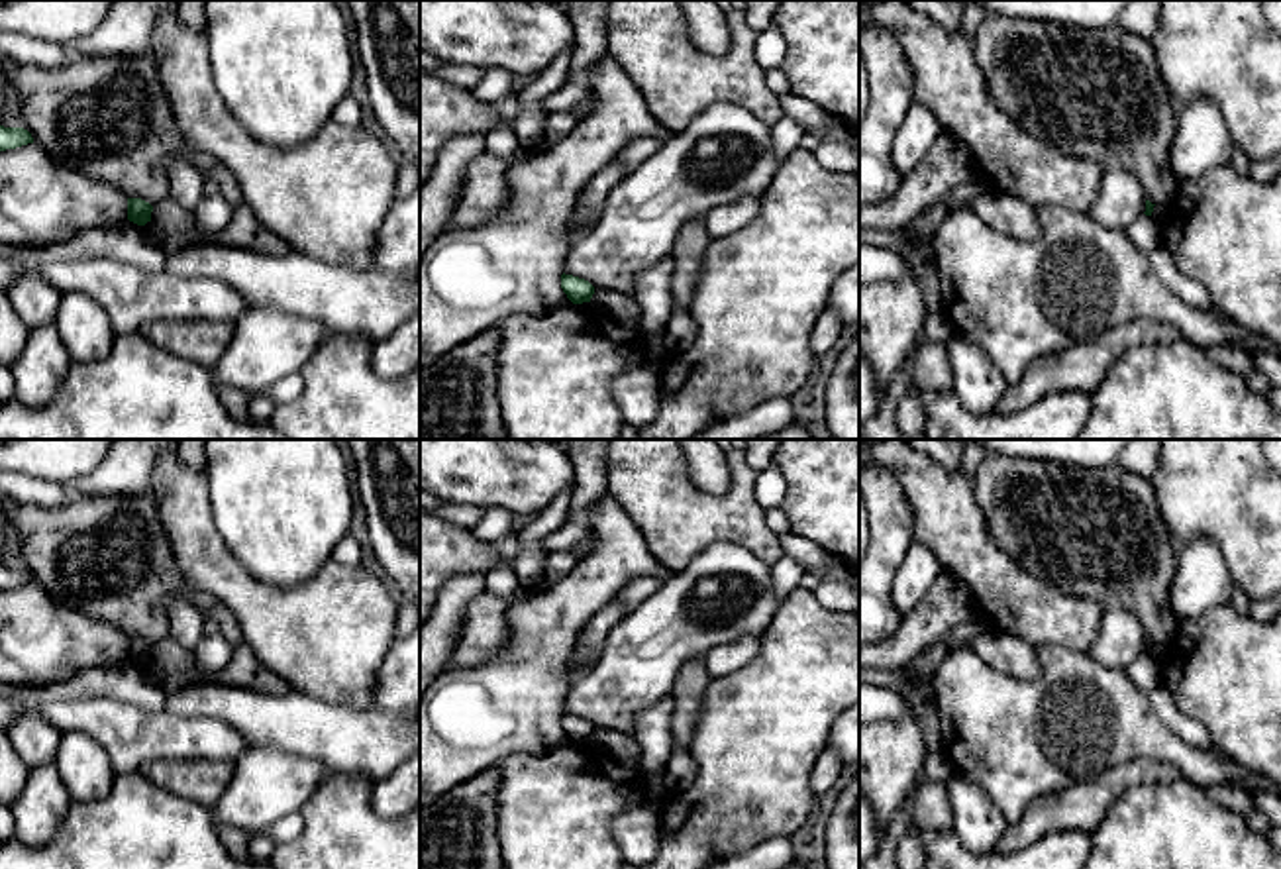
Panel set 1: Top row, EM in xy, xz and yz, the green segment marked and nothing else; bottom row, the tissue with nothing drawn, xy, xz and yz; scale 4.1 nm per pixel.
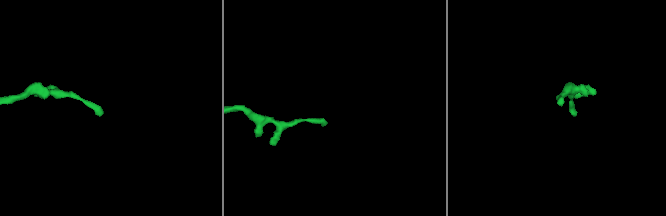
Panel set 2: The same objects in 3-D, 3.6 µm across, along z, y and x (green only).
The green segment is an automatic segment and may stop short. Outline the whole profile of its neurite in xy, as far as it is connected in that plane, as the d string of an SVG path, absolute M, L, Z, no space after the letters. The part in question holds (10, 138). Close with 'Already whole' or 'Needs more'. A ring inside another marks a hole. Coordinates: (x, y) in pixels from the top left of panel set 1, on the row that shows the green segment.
M0 126L0 151L16 149L27 143L33 143L33 137L27 129Z. Already whole

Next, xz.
M565 273L561 275L561 288L573 304L590 302L594 294L594 286L589 281Z. Already whole

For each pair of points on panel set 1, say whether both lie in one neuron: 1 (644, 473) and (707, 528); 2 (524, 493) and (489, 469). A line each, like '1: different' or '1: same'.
1: same
2: same

